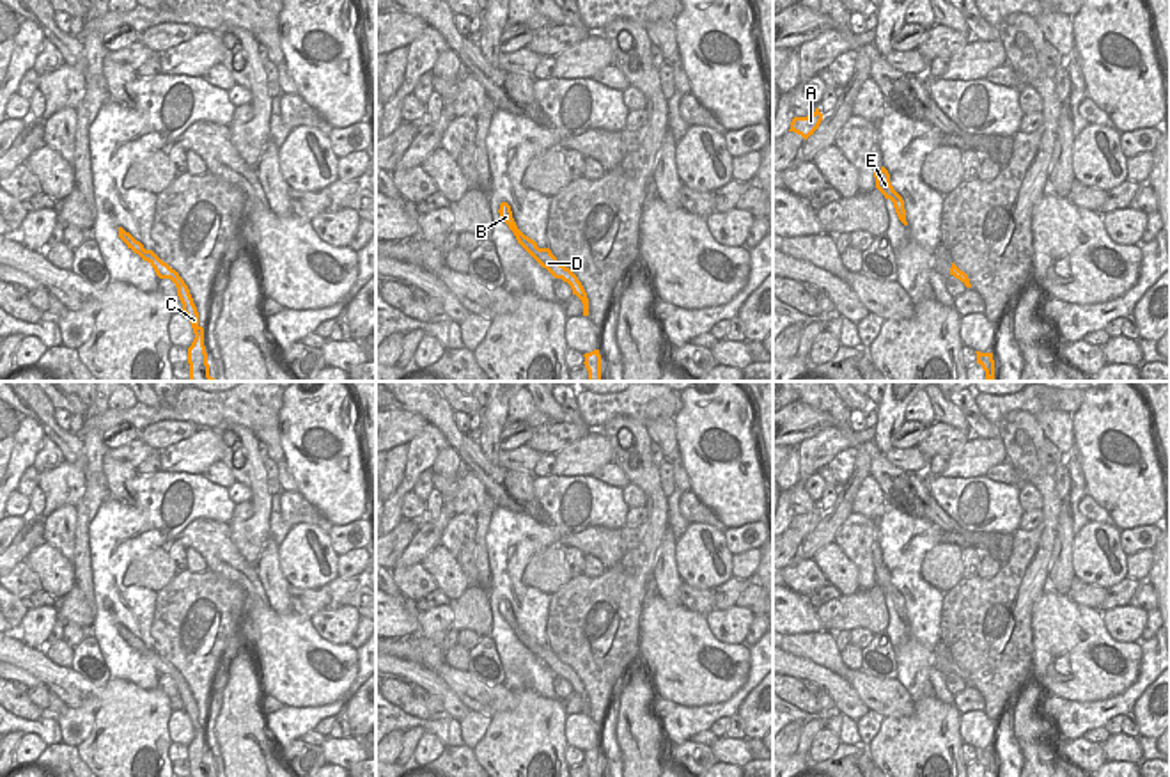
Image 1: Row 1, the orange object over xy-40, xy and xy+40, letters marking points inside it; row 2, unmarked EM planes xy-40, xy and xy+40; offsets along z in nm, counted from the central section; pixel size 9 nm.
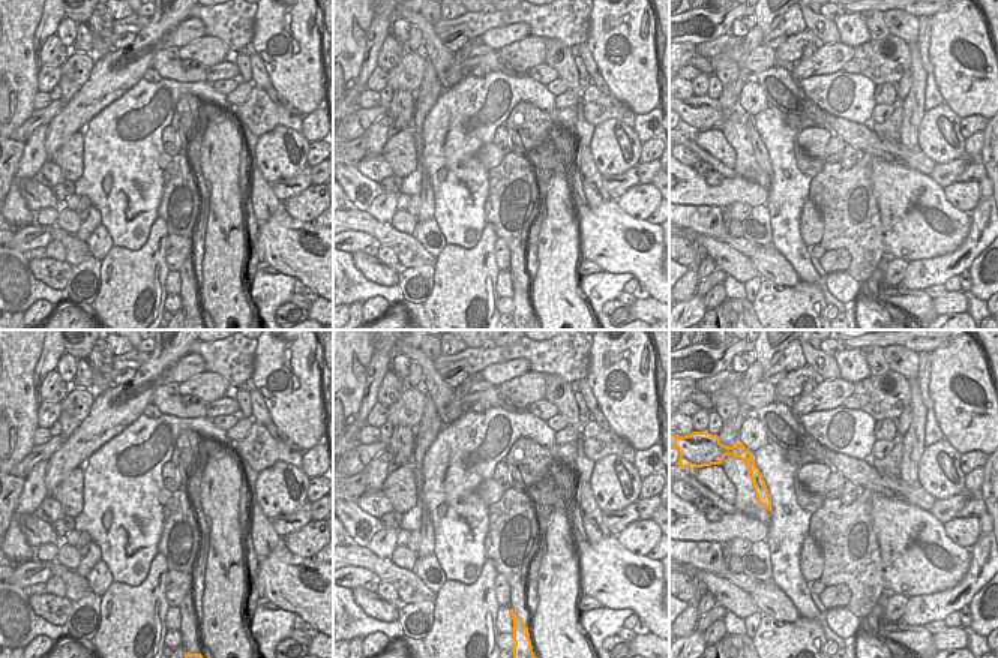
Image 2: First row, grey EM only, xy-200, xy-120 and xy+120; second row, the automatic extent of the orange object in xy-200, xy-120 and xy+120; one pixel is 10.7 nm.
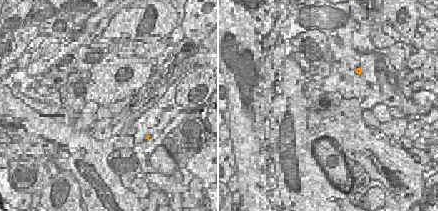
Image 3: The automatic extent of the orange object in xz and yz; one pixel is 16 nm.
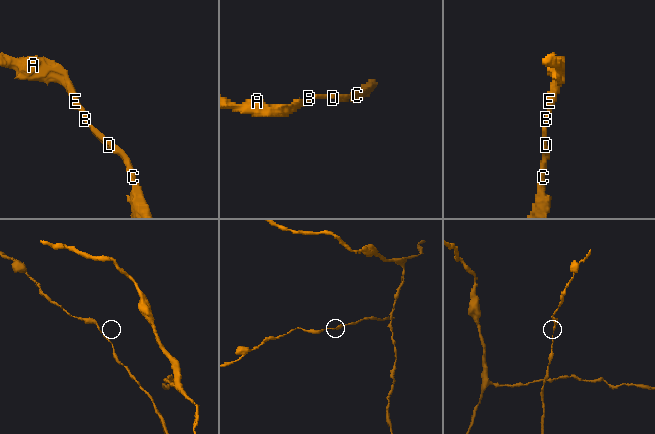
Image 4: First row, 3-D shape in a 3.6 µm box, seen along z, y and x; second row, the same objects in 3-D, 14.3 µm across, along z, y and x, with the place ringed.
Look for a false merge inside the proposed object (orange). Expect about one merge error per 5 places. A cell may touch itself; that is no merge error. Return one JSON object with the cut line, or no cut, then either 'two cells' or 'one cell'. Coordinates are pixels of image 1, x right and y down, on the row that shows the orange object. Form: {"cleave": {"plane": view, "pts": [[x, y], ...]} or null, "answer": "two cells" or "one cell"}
{"cleave": null, "answer": "one cell"}

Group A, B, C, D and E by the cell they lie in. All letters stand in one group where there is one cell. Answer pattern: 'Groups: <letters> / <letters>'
Groups: A B C D E

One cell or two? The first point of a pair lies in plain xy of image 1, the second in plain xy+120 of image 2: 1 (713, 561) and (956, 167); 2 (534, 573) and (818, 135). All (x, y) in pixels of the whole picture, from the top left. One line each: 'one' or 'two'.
1: two
2: one

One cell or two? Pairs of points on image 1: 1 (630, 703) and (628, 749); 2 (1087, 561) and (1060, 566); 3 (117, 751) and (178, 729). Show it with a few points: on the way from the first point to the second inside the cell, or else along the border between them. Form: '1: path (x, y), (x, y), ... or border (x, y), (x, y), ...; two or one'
1: path (624, 714), (628, 738); one
2: border (1073, 534), (1073, 572), (1076, 575); two
3: border (172, 712), (169, 719), (171, 742); two

